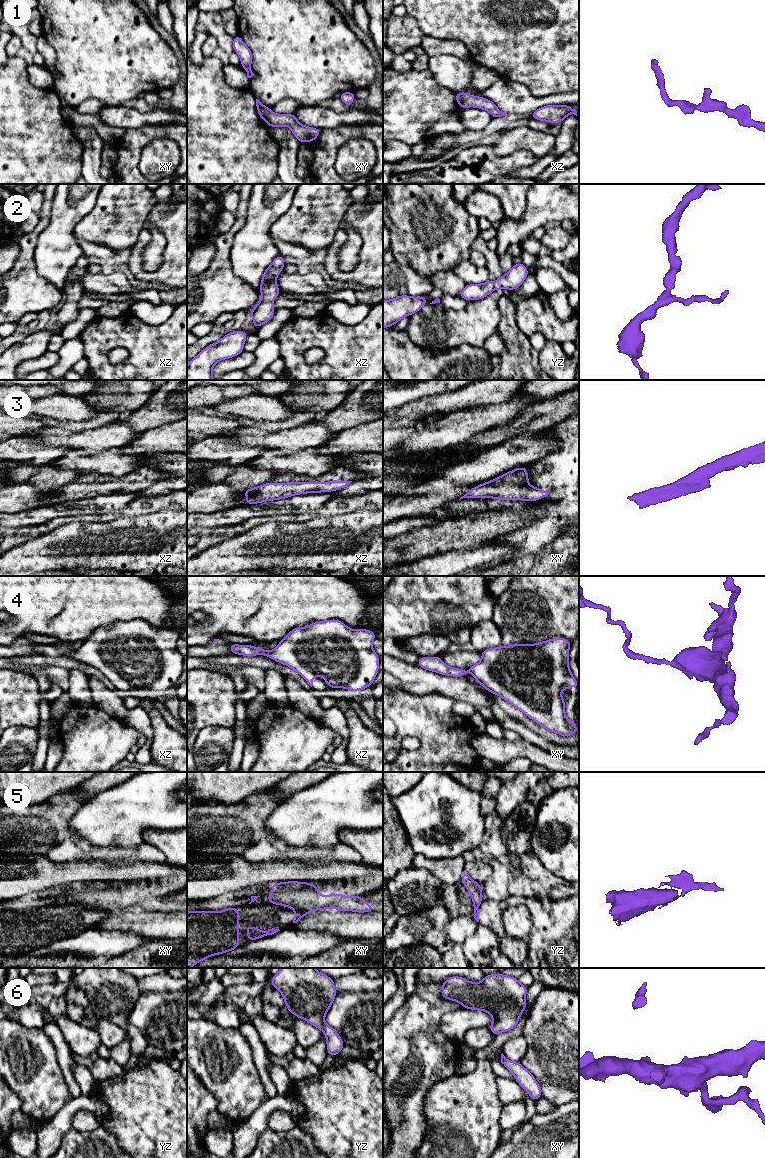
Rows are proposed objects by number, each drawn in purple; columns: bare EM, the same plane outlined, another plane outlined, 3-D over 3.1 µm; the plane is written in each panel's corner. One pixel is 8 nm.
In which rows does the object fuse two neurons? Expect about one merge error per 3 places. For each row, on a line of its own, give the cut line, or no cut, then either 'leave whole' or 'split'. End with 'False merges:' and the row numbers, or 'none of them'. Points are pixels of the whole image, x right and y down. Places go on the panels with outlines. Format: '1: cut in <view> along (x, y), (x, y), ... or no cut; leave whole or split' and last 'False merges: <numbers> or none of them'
1: no cut; leave whole
2: no cut; leave whole
3: no cut; leave whole
4: no cut; leave whole
5: cut in xy along (295, 908), (306, 913); split
6: no cut; leave whole
False merges: 5

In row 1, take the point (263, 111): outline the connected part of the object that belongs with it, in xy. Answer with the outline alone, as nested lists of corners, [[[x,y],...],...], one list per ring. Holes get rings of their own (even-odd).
[[[256,99],[256,106],[260,118],[264,120],[269,127],[283,127],[287,125],[301,143],[313,142],[322,131],[322,129],[319,128],[302,125],[298,122],[295,114],[275,114],[258,99]]]

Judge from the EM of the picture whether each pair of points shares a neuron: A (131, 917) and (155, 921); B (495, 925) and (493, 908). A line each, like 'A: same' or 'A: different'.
A: same
B: same

